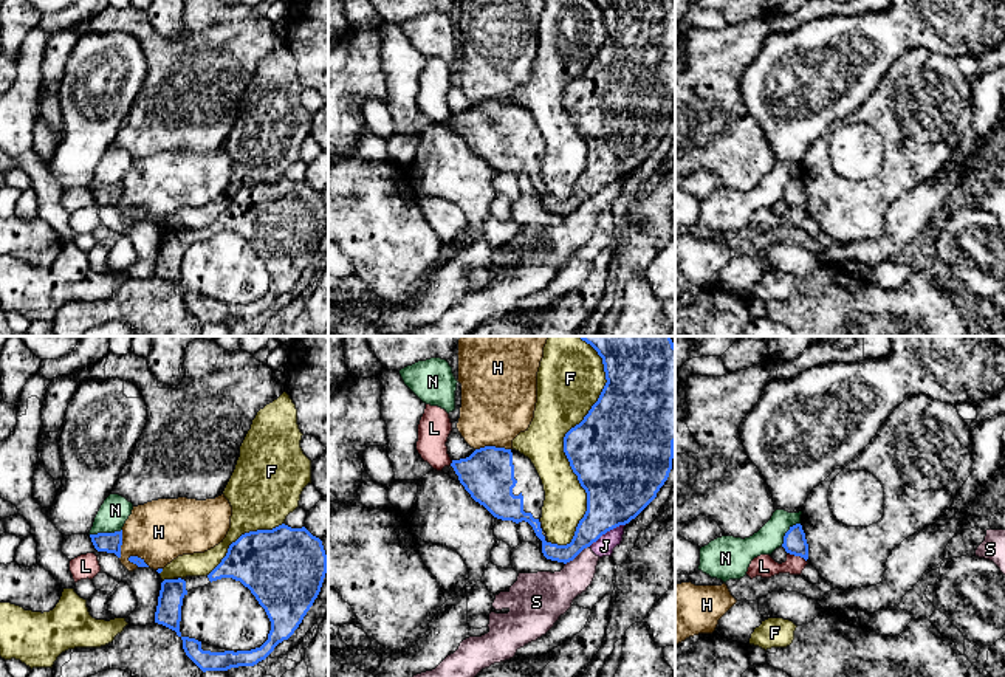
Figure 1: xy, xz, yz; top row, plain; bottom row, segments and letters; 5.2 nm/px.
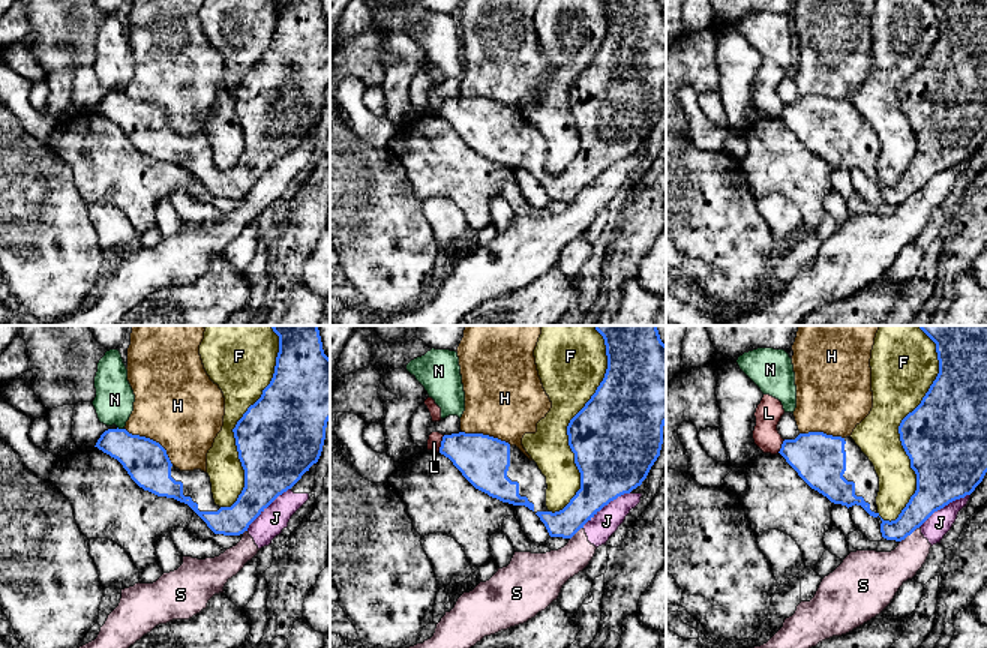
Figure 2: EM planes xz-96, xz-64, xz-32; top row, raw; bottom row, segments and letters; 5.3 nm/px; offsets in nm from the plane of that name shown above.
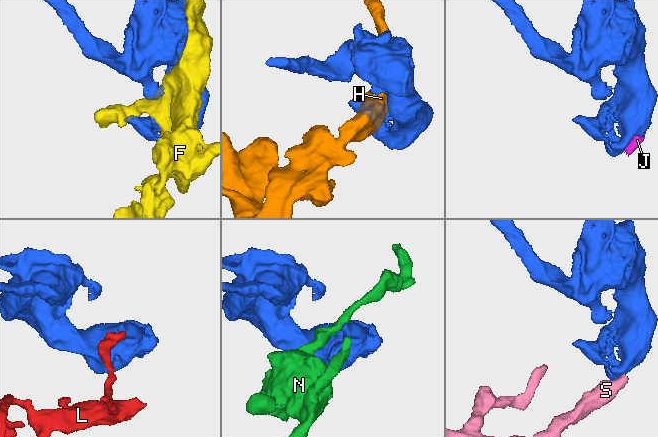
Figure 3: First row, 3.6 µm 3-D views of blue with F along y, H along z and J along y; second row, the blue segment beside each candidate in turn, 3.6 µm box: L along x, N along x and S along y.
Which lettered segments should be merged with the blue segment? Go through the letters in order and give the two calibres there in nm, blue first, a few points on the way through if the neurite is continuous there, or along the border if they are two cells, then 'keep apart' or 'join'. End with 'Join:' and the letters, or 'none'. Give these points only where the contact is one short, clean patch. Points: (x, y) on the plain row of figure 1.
F: 440 nm thick on the blue side, 280 nm on the other; keep apart
H: 280 nm thick on the blue side, 380 nm on the other; keep apart
J: 360 nm thick on the blue side, 100 nm on the other; border along xz (626, 175), (607, 183), (589, 199); keep apart
L: 120 nm thick on the blue side, 120 nm on the other; border along yz (788, 205), (806, 214); keep apart
N: 110 nm thick on the blue side, 150 nm on the other; border along xy (121, 182), (90, 188); keep apart
S: 180 nm thick on the blue side, 240 nm on the other; border along xz (589, 199), (565, 217); keep apart
Join: none

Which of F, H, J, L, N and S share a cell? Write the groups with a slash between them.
F / H / J S / L / N

